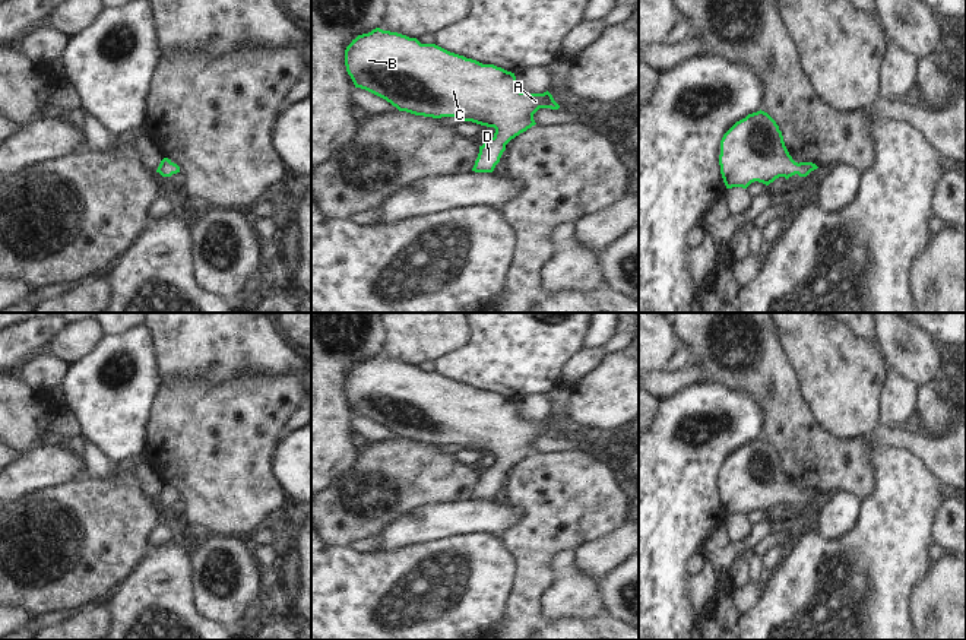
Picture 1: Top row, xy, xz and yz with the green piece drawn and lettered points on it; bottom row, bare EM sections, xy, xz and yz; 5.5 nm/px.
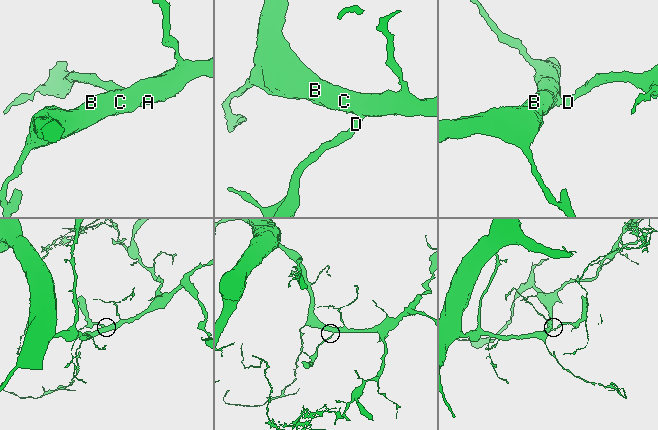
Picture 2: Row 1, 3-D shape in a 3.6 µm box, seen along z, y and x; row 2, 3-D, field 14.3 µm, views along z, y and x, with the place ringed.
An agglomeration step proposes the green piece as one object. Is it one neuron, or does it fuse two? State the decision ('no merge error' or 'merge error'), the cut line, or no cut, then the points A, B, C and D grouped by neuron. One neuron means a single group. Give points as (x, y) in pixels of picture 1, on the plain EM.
no merge error; cut none; groups A B C D

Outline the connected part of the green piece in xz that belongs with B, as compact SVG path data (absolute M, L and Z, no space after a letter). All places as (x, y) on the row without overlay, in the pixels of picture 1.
M380 355L352 367L345 377L345 393L355 415L386 427L399 438L433 446L459 444L463 449L494 454L494 463L479 473L472 495L475 500L492 500L506 472L536 452L533 441L539 435L560 435L548 418L544 421L520 419L511 399Z

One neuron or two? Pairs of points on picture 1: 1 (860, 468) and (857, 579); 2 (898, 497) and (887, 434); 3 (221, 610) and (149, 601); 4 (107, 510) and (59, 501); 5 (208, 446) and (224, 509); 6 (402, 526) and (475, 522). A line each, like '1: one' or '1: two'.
1: two
2: two
3: two
4: one
5: one
6: one

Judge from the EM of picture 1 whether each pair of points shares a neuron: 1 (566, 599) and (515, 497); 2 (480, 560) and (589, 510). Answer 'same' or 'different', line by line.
1: different
2: different

